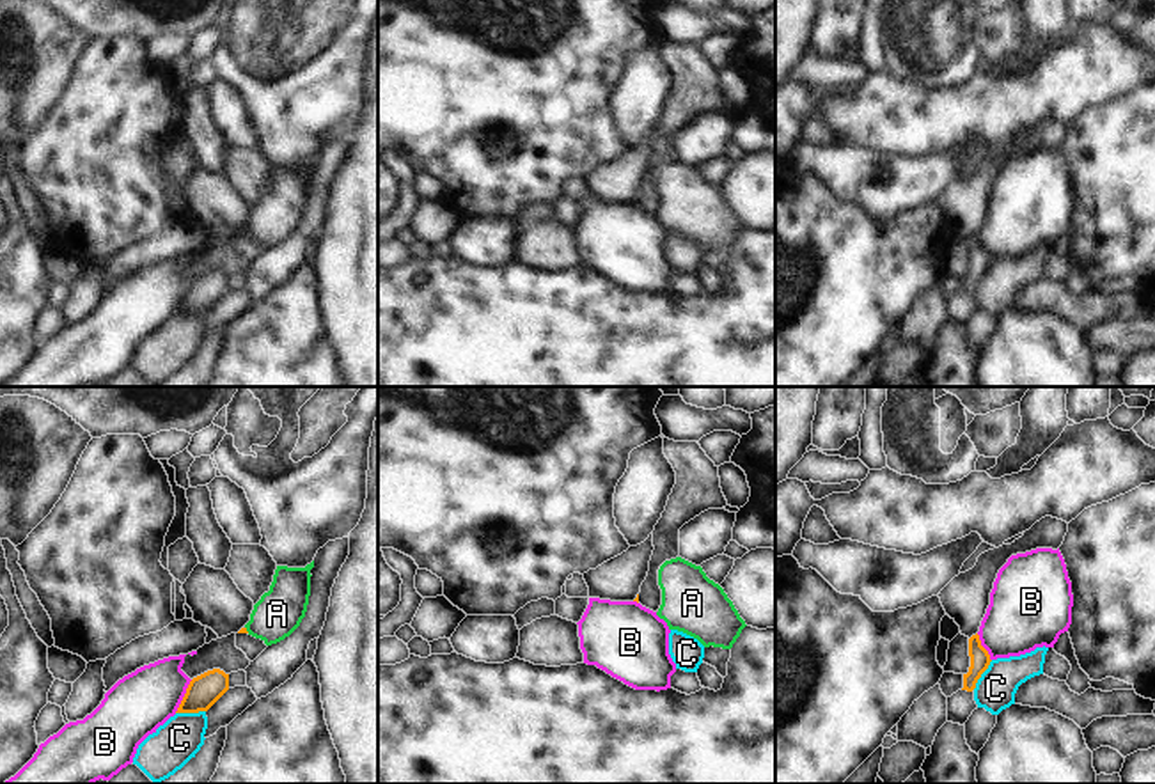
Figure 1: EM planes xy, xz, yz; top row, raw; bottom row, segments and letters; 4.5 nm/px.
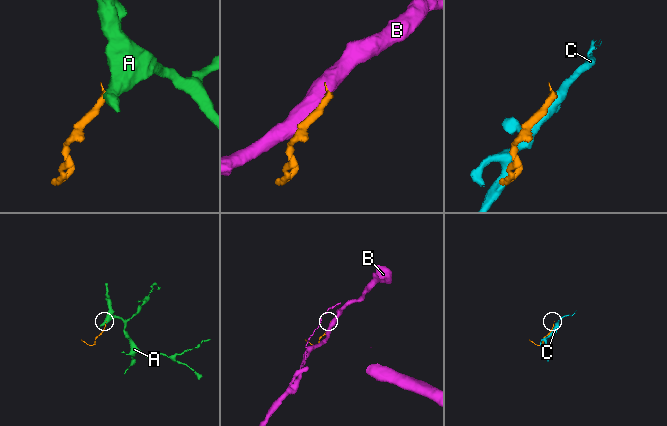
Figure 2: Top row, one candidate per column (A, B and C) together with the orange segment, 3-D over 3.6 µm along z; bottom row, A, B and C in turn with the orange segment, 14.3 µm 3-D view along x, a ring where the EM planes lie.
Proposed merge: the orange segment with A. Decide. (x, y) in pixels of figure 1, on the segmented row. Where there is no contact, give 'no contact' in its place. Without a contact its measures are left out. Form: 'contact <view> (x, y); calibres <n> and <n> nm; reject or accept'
contact xy (245, 630); calibres 30 and 220 nm; reject

